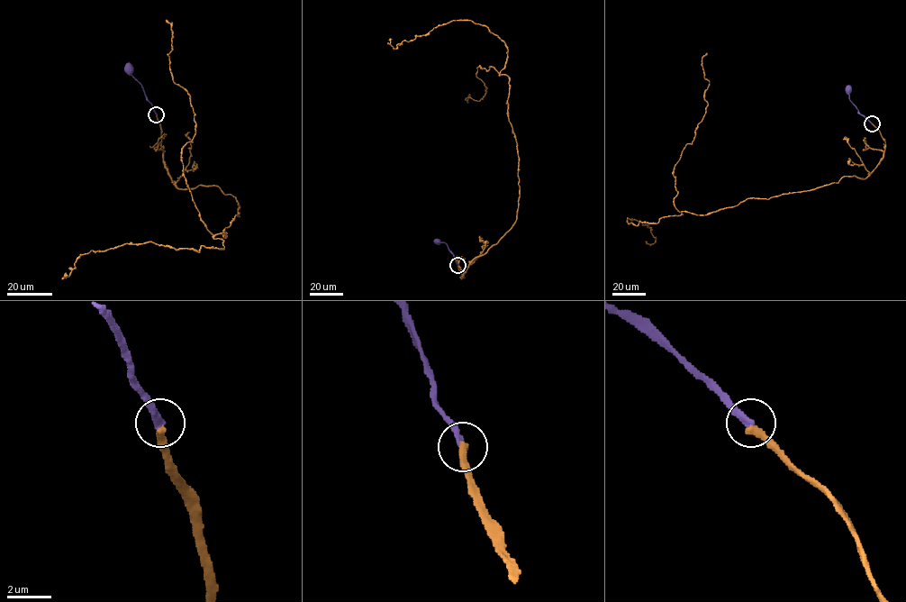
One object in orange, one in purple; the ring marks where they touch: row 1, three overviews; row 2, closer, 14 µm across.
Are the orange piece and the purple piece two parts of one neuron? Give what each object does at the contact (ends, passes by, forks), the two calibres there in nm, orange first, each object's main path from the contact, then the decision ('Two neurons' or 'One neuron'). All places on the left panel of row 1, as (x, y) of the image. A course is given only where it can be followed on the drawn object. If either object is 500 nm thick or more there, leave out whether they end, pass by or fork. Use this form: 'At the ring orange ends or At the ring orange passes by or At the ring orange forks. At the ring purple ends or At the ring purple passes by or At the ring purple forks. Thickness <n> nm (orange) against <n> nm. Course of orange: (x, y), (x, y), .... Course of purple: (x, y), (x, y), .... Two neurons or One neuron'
At the ring orange ends. At the ring purple ends. Thickness 360 nm (orange) against 320 nm. Course of orange: (157, 114), (172, 182), (235, 196), (226, 237), (185, 177), (195, 123), (166, 20). Course of purple: (156, 114), (142, 86), (130, 69). One neuron

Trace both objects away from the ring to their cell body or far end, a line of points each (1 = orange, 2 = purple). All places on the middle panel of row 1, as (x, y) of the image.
1: (457, 265), (461, 278), (508, 231), (519, 196), (508, 77), (478, 67), (484, 95), (465, 100)
2: (457, 265), (447, 244), (438, 241)

